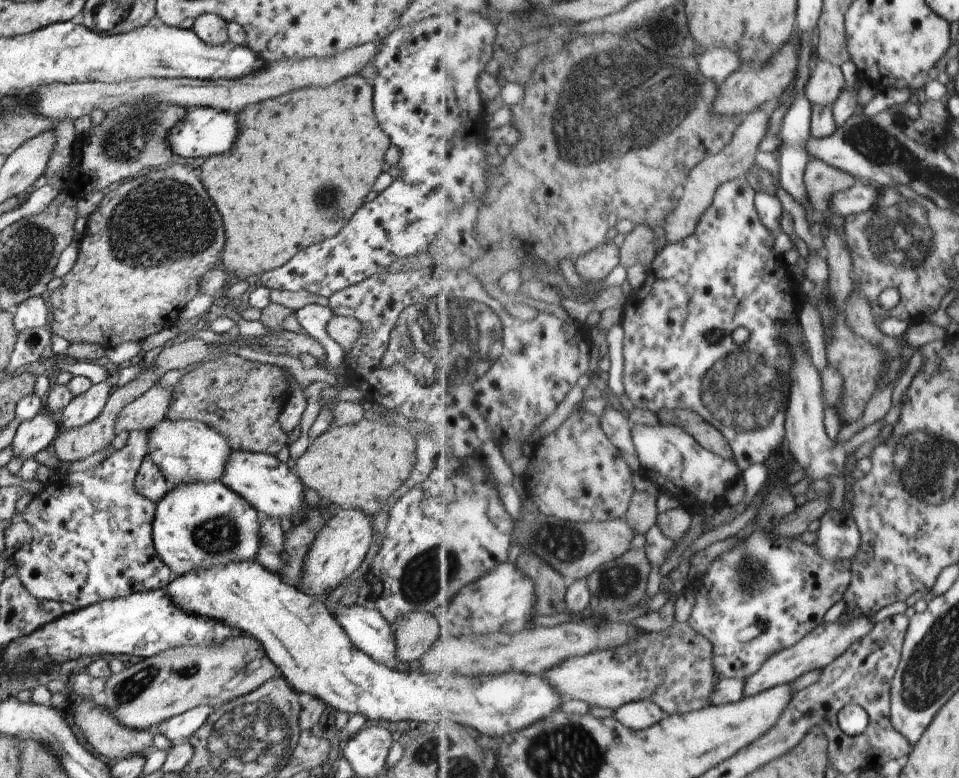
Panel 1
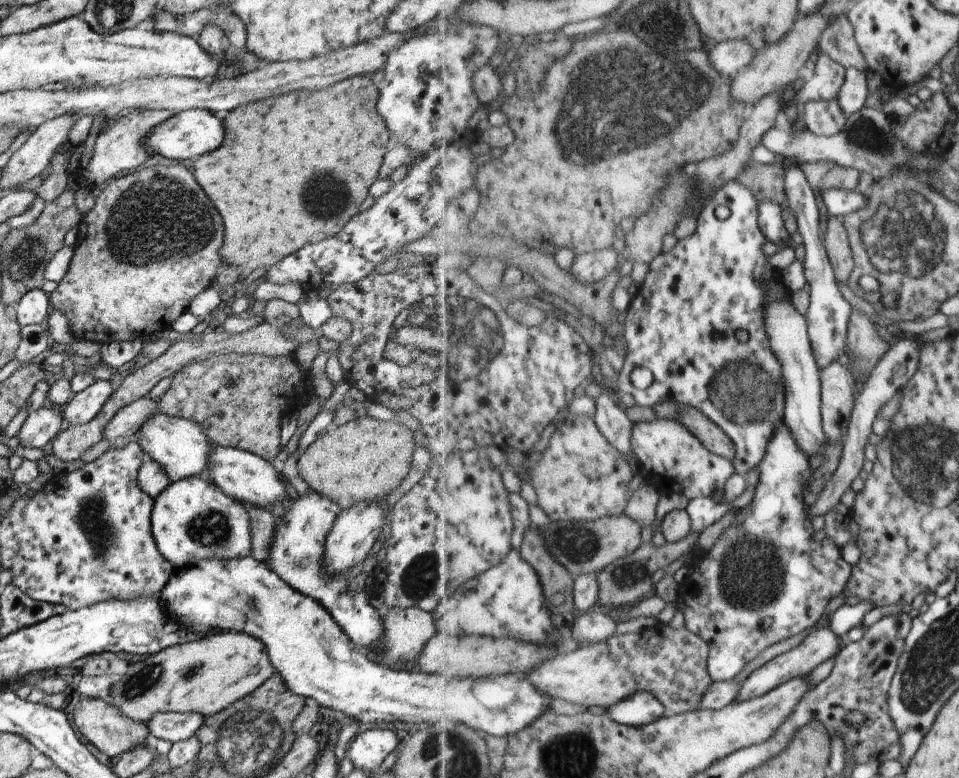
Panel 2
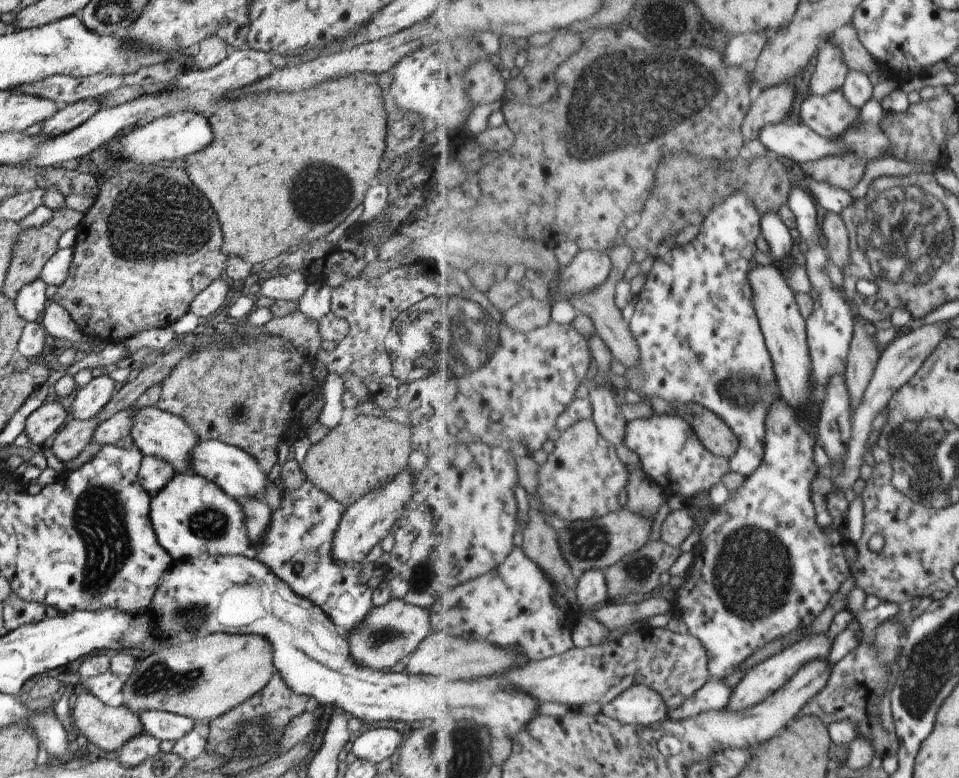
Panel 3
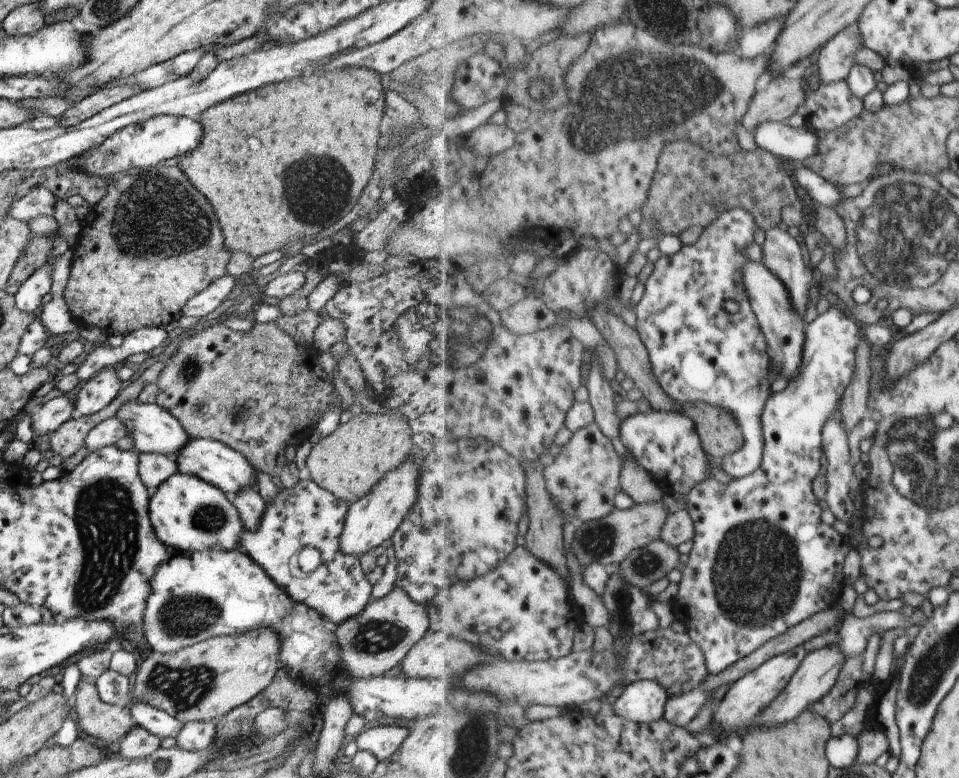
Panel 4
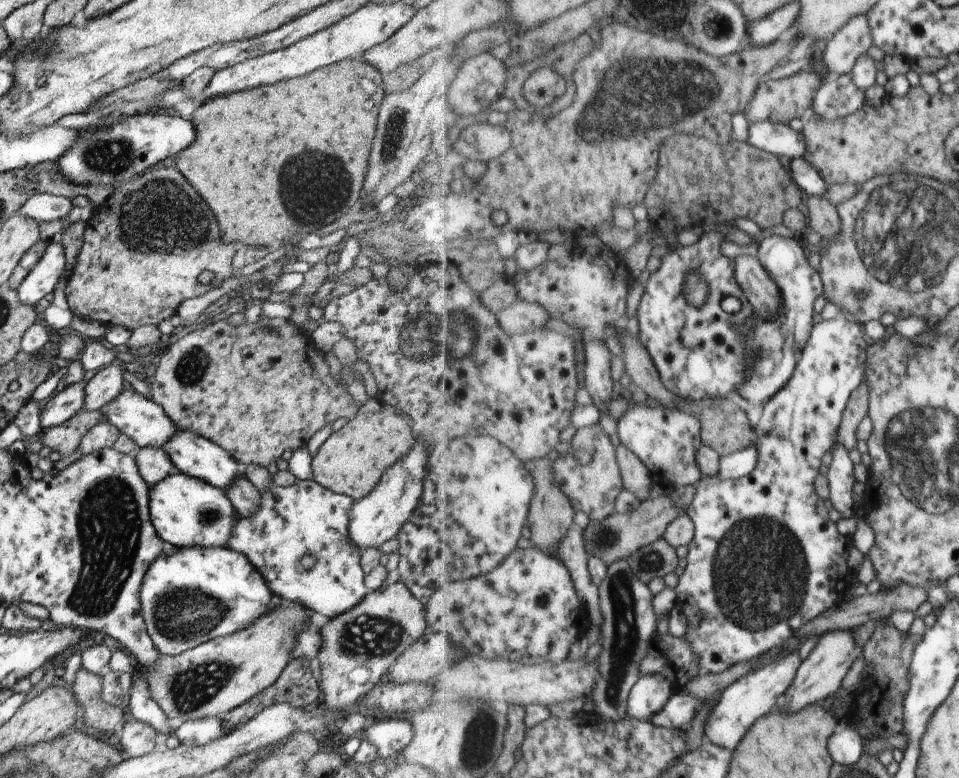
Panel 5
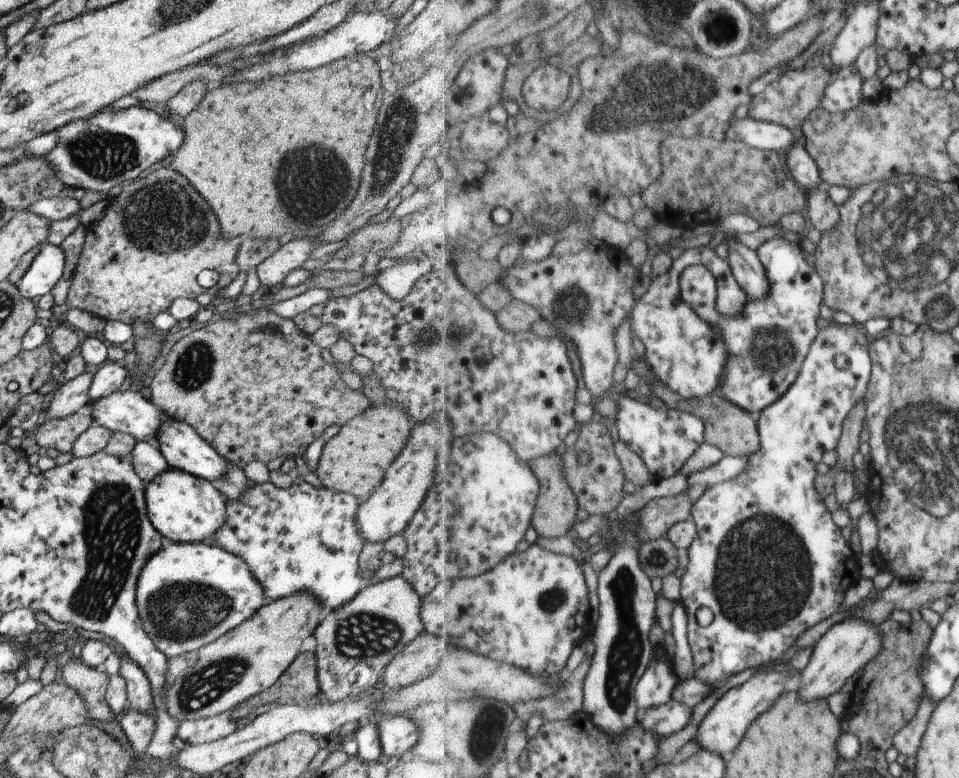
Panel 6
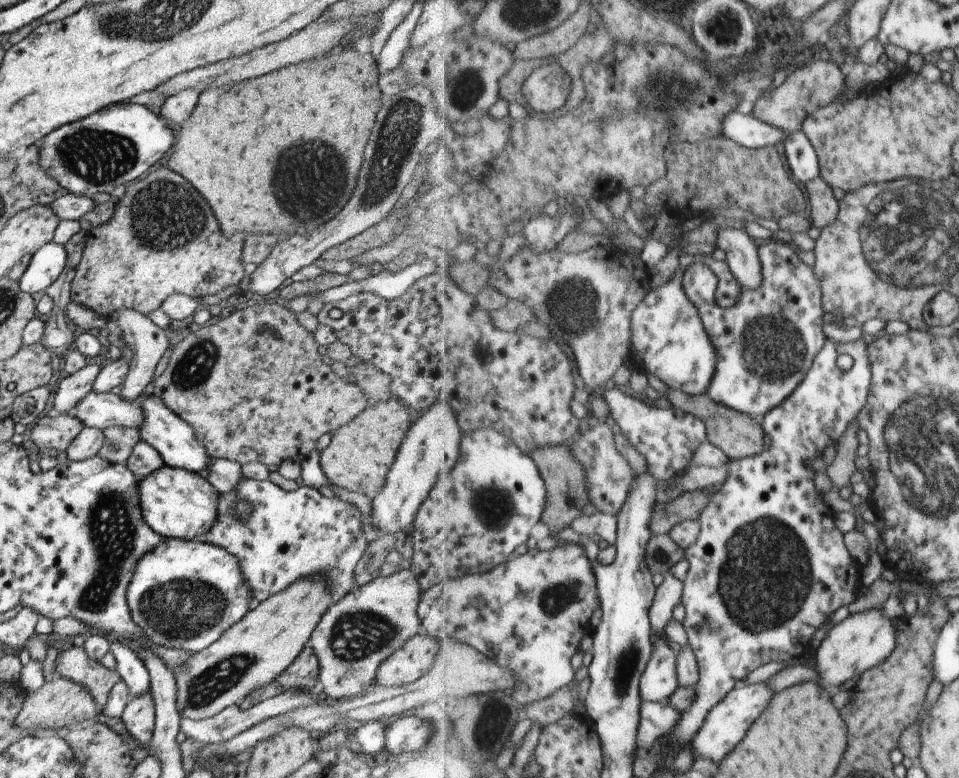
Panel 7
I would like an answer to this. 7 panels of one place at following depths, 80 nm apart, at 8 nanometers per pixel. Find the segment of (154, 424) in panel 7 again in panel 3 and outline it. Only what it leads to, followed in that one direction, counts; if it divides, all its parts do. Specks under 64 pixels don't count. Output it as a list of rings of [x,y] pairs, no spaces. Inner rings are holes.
[[[218,440],[200,441],[192,452],[191,471],[205,480],[216,484],[227,496],[236,501],[248,498],[261,498],[270,484],[268,474],[260,468],[258,460],[240,448],[224,444]]]

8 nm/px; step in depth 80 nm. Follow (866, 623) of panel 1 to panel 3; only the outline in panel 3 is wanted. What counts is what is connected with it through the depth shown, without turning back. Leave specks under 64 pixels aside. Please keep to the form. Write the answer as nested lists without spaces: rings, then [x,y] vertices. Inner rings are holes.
[[[827,633],[813,634],[792,647],[786,648],[780,654],[761,662],[753,669],[749,669],[747,675],[733,689],[732,698],[730,698],[726,710],[740,711],[756,707],[756,704],[768,700],[772,694],[779,692],[790,680],[795,679],[812,660],[826,660],[826,658],[829,658],[834,648],[835,641]]]

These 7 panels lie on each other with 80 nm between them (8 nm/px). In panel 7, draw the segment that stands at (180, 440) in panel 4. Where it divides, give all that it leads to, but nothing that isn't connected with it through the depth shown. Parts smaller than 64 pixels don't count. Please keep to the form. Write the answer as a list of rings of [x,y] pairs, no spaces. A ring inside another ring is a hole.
[[[90,391],[68,414],[76,417],[85,427],[101,431],[116,425],[139,428],[143,423],[143,409],[139,402],[125,401],[112,392]]]

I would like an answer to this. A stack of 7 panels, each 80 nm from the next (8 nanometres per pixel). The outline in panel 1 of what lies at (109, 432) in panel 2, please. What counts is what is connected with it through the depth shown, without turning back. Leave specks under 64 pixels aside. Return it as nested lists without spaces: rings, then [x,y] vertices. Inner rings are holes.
[[[159,382],[149,388],[142,396],[127,404],[116,417],[116,432],[127,430],[131,433],[133,430],[147,431],[154,428],[155,424],[165,419],[167,408],[171,403],[171,394],[174,391],[174,387],[160,388]]]

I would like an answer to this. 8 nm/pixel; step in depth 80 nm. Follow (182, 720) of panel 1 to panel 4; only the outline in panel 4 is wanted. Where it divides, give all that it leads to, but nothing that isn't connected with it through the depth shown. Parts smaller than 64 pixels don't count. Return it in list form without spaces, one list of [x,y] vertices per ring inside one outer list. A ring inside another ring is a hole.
[[[146,702],[128,703],[135,723],[158,738],[176,738],[184,728],[184,722]]]

